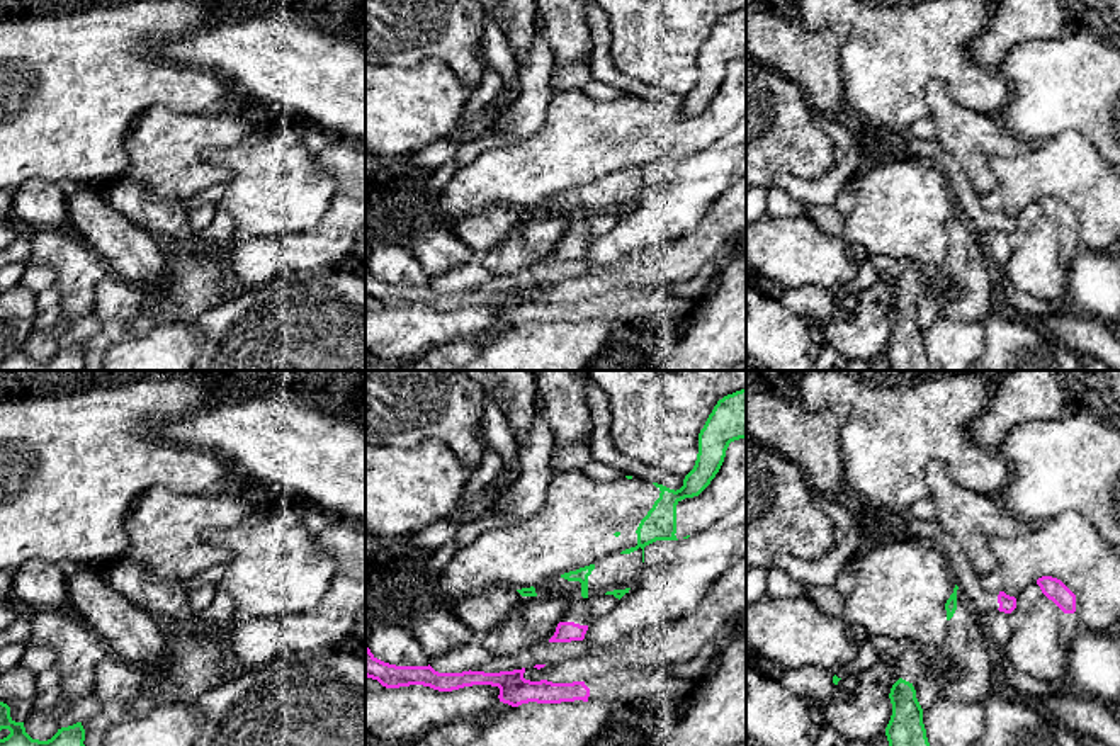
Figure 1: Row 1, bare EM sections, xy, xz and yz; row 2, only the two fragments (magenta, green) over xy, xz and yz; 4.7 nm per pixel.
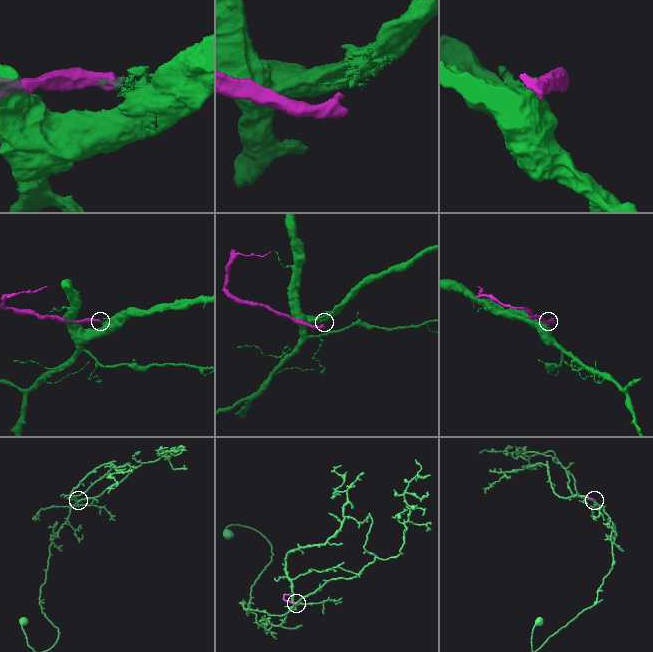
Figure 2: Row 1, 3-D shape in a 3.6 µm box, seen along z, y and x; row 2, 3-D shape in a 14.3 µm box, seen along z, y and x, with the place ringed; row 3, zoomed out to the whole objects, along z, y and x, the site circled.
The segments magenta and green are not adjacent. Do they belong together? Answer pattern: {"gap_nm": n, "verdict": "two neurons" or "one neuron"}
{"gap_nm": 130, "verdict": "two neurons"}

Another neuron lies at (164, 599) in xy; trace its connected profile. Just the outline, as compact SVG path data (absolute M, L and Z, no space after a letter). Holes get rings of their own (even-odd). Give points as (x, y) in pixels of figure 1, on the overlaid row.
M126 556L105 568L109 585L136 607L161 622L185 624L192 612L177 578L156 578L150 569Z

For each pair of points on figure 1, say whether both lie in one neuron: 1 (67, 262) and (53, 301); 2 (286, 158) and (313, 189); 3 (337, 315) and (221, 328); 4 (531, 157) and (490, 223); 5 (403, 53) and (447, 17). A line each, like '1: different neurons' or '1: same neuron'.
1: different neurons
2: same neuron
3: same neuron
4: different neurons
5: same neuron

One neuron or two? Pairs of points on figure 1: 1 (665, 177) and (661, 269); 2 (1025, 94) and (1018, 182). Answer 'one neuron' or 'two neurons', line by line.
1: two neurons
2: two neurons

